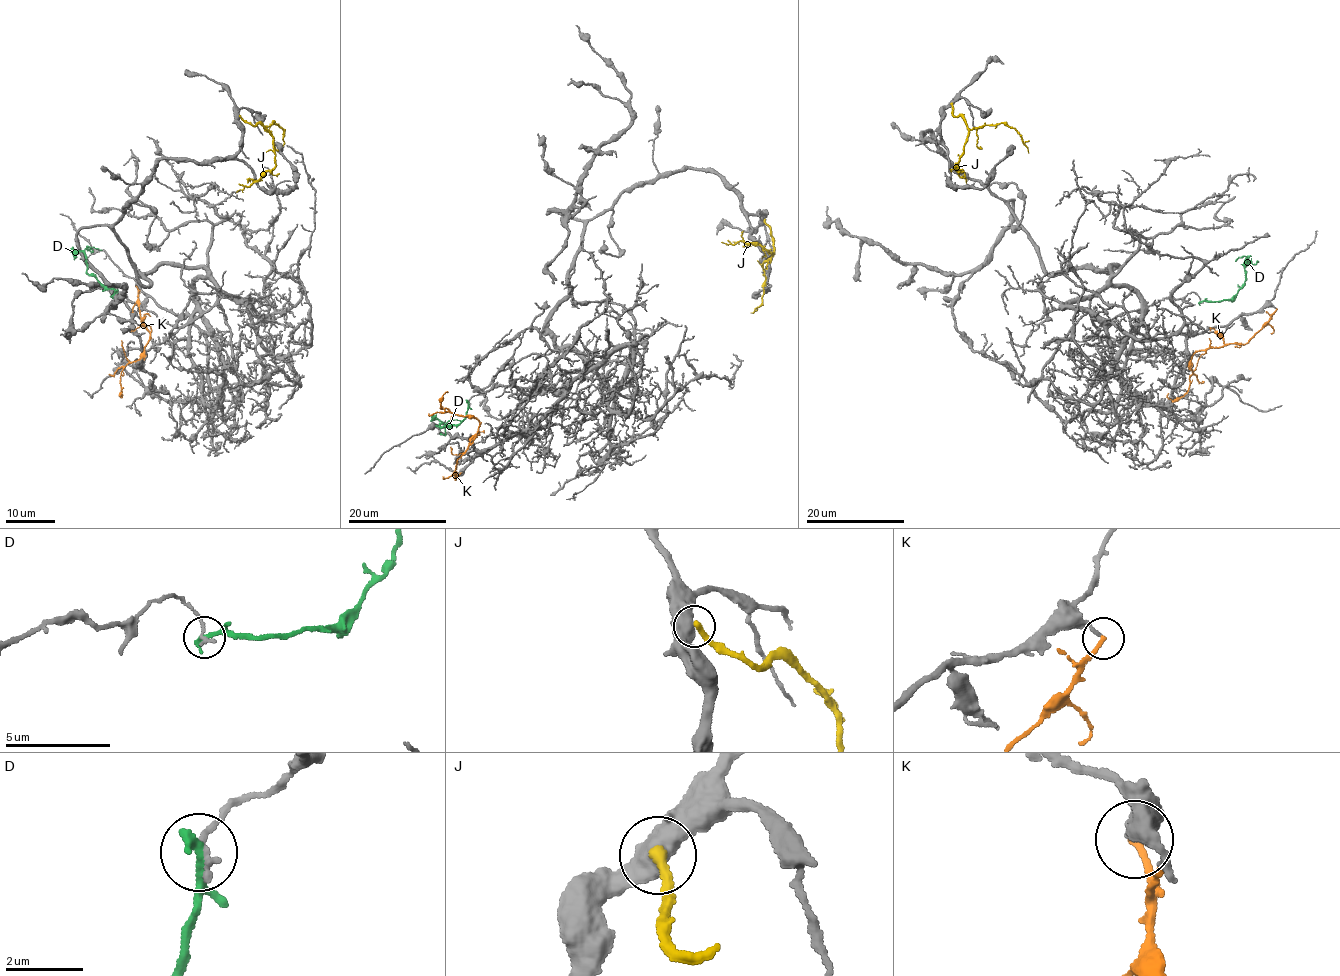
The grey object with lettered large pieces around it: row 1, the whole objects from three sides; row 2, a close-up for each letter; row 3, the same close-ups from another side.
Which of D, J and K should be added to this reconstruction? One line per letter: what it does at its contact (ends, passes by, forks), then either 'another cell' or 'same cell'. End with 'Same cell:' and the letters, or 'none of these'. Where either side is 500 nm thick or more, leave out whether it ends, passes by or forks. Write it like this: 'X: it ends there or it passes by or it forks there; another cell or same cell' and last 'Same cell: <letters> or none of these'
D: it ends there; another cell
J: another cell
K: it ends there; another cell
Same cell: none of these

